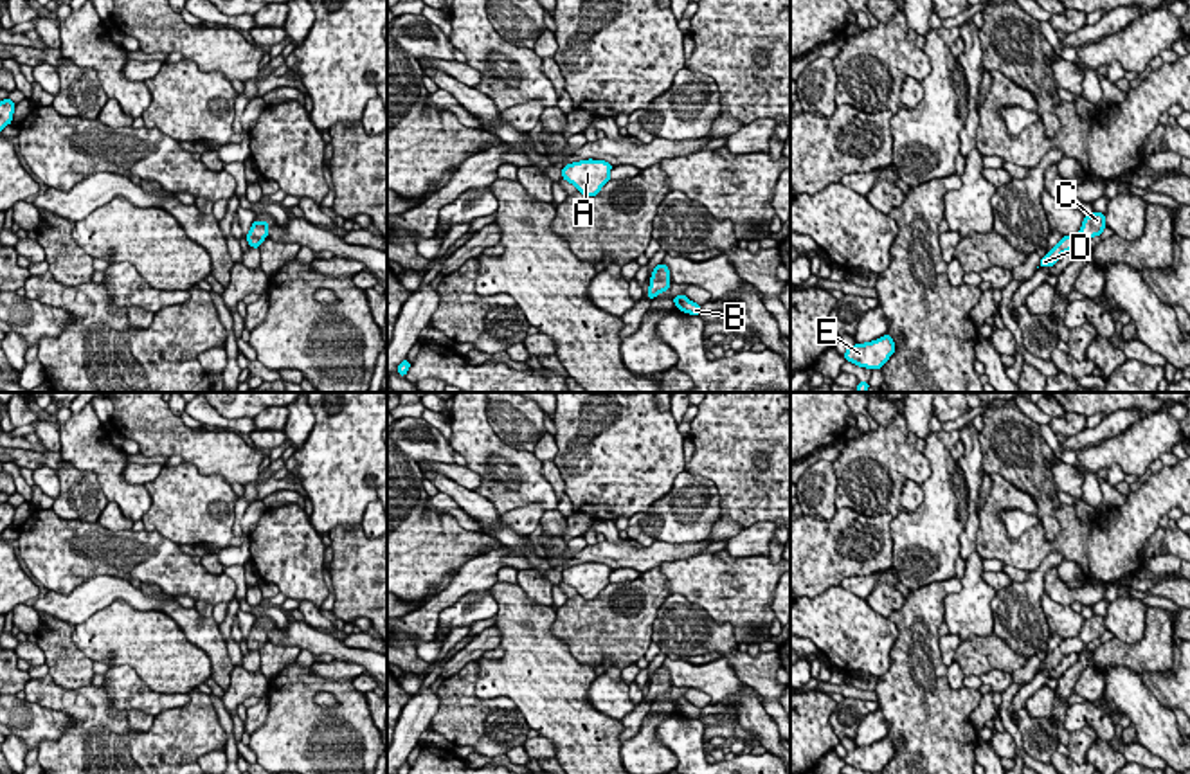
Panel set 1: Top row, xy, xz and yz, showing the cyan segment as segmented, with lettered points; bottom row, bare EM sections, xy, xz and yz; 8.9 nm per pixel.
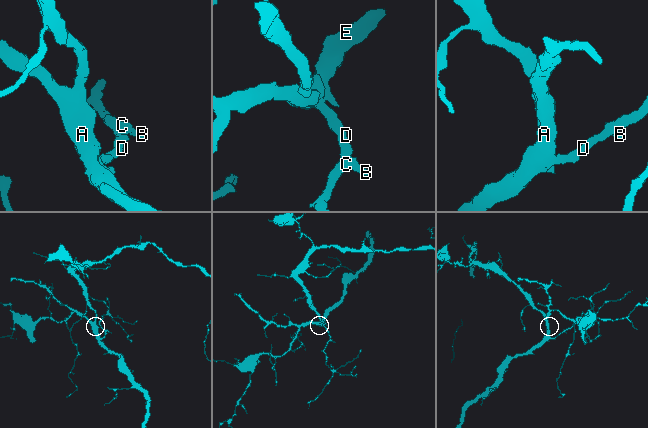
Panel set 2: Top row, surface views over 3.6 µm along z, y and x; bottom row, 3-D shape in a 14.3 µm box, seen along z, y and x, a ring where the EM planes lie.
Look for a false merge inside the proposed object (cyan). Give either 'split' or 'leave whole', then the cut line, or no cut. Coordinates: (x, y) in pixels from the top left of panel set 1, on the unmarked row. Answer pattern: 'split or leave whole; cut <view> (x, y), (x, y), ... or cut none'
leave whole; cut none

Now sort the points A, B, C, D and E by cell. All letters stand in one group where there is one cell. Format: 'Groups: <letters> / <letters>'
Groups: A B C D E

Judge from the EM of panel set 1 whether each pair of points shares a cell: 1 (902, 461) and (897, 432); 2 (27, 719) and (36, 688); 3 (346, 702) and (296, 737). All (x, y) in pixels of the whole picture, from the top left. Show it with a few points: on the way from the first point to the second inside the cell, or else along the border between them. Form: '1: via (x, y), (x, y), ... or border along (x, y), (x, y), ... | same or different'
1: via (897, 454), (897, 440) | same
2: border along (26, 699), (62, 710), (71, 720) | different
3: via (351, 724), (357, 729), (351, 735), (317, 735) | same

